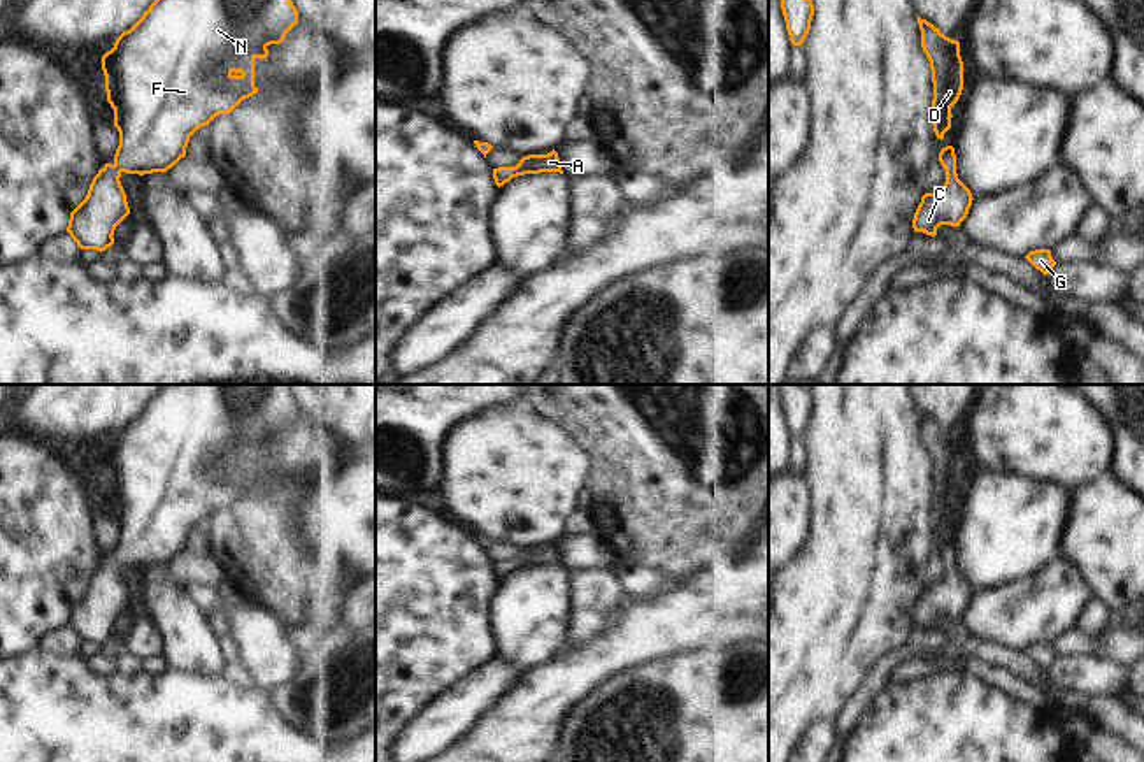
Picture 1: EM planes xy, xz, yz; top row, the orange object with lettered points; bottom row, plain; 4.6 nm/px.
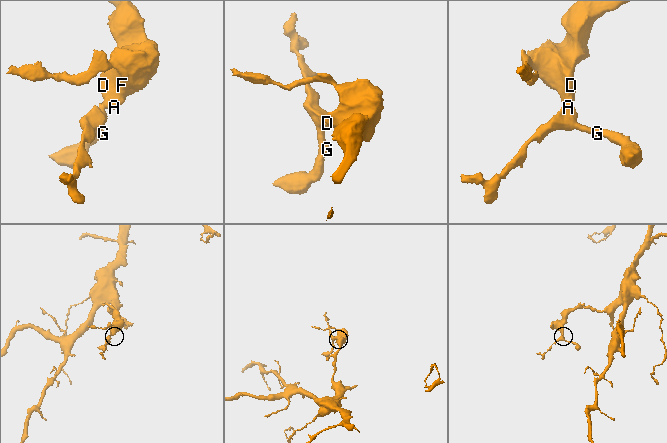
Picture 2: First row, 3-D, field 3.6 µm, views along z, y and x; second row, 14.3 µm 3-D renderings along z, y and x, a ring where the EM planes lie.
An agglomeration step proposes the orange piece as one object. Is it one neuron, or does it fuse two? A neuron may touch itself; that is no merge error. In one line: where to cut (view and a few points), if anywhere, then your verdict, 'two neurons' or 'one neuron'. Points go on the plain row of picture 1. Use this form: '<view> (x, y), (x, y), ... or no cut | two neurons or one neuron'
no cut | one neuron

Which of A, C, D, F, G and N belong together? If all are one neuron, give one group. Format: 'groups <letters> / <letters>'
groups A C D F G N

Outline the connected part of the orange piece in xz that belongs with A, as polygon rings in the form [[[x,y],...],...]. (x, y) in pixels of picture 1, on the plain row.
[[[554,543],[547,548],[523,550],[516,560],[493,562],[493,572],[495,578],[500,581],[505,576],[509,576],[512,571],[525,569],[525,567],[540,567],[540,565],[563,567],[558,546]]]

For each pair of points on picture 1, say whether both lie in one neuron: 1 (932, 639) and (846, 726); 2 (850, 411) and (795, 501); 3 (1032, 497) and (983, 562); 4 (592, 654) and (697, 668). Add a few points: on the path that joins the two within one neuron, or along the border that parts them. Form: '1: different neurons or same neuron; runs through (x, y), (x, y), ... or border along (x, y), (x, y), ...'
1: same neuron; runs through (906, 652), (878, 676), (862, 699)
2: different neurons; border along (804, 474), (809, 485), (813, 522)
3: same neuron; runs through (1027, 513), (995, 546)
4: different neurons; border along (692, 648), (614, 675)

